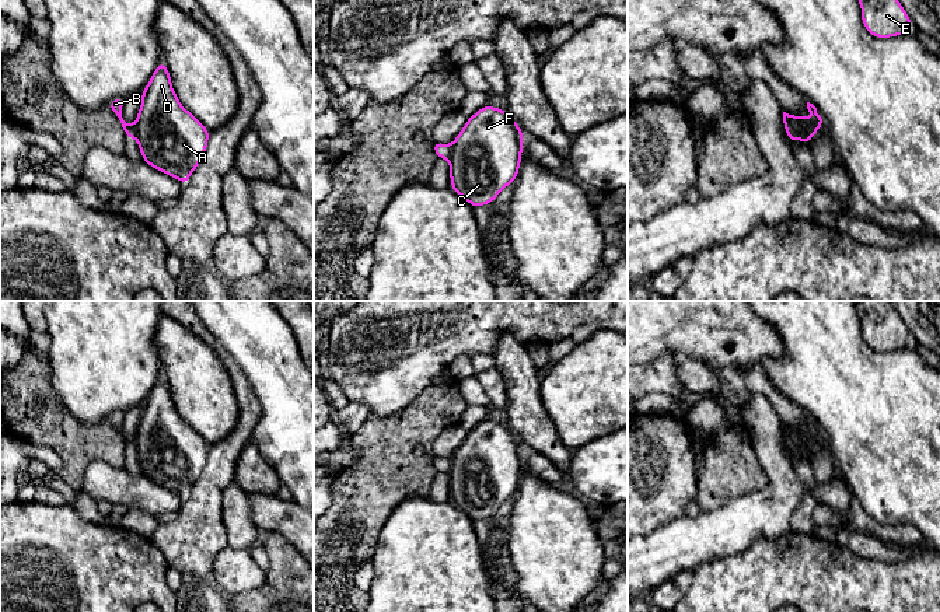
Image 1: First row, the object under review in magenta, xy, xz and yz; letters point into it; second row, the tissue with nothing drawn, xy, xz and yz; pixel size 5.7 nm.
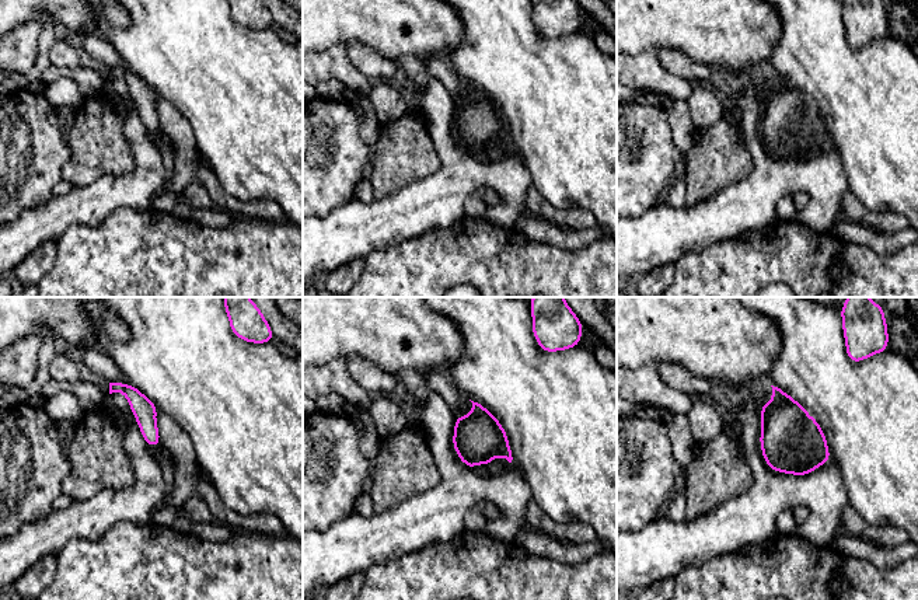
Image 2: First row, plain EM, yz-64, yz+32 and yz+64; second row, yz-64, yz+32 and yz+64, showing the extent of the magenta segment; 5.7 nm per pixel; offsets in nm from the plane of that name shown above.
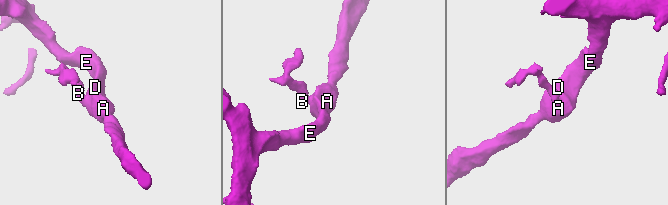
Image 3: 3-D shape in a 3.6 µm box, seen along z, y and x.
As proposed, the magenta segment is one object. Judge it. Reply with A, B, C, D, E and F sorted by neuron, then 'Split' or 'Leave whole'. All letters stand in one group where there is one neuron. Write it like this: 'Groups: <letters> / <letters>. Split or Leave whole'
Groups: A C D E F / B. Split

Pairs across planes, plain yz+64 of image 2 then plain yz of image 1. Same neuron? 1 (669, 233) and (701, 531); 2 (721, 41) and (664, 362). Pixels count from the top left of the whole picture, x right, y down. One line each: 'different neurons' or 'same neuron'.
1: same neuron
2: different neurons

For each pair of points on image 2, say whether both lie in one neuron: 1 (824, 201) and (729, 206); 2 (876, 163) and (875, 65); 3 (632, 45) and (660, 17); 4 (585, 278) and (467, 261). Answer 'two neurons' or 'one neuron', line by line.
1: one neuron
2: one neuron
3: one neuron
4: one neuron

